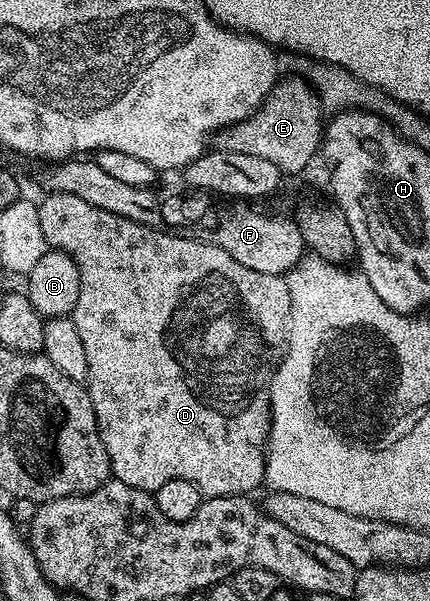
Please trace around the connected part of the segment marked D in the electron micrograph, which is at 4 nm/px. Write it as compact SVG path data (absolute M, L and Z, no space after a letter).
M57 191L42 197L44 199L38 200L37 206L41 233L47 246L73 257L81 277L81 293L77 293L73 318L77 333L81 333L81 345L85 345L85 361L89 361L85 386L93 401L93 413L97 417L105 453L109 453L112 476L125 485L133 485L133 489L148 493L161 489L165 481L193 481L200 493L209 499L230 495L250 496L251 491L259 486L262 488L267 464L267 432L271 429L271 379L279 367L279 360L283 358L287 320L291 317L286 278L257 273L257 269L248 269L246 265L241 265L241 261L233 261L233 257L229 257L229 253L217 245L193 241L162 229L147 227L144 223L117 217L117 213L107 213L105 209L97 209L97 205L89 205L89 201L81 201L81 197L73 197L73 193Z

